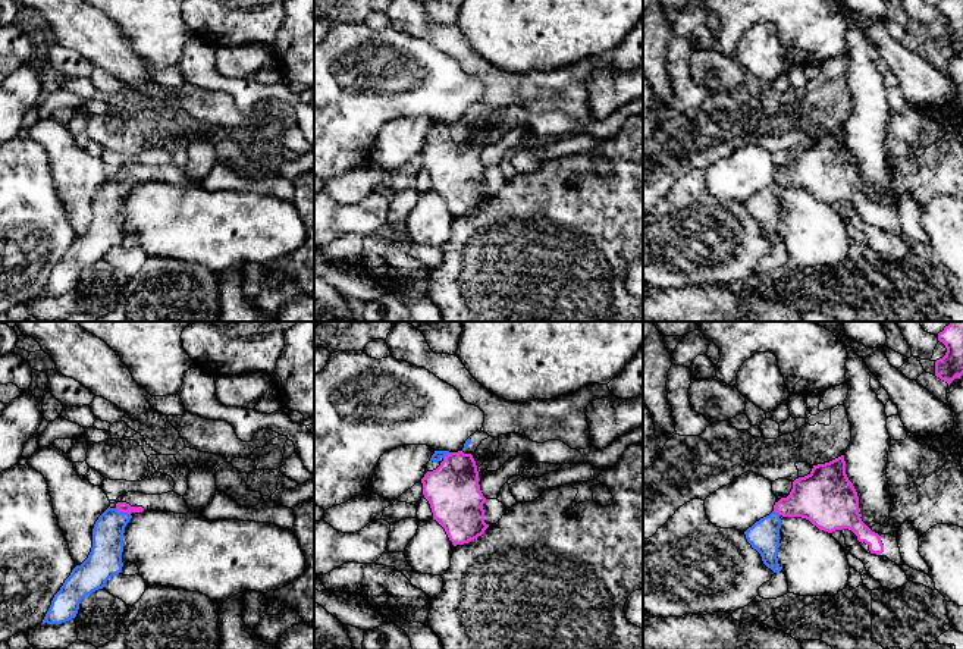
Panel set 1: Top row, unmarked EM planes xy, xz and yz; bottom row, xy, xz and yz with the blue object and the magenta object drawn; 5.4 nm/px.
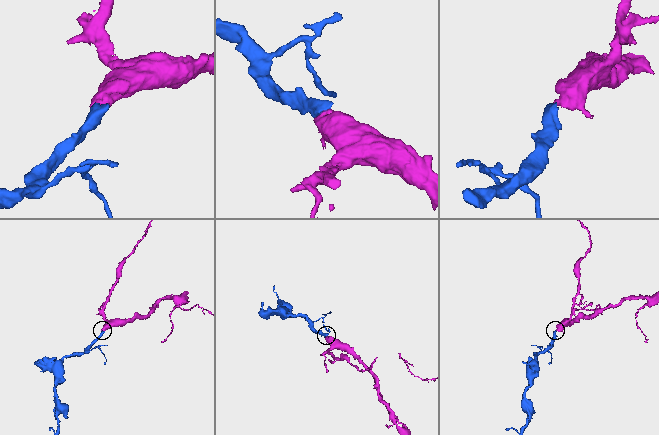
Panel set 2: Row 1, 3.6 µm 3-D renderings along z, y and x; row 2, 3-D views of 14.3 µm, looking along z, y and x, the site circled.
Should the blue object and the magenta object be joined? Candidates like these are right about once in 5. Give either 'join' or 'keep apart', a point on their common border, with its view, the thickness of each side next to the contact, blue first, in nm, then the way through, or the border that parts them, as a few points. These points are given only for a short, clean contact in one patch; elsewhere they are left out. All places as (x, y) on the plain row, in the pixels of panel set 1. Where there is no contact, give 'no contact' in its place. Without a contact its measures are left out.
join; contact xy (122, 184); calibres 180 and 60 nm; way xy (107, 206), (110, 196), (122, 184), (122, 178)

